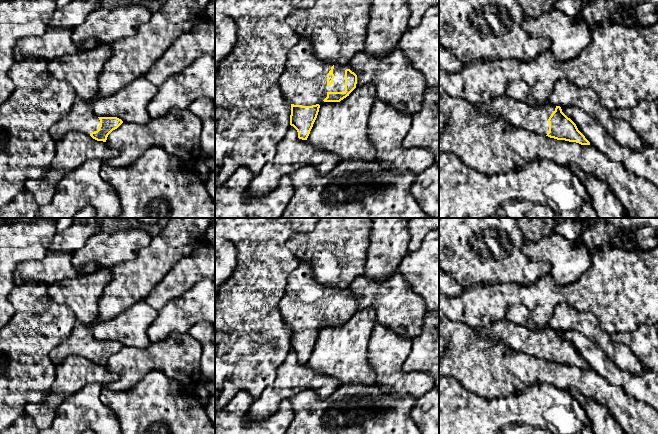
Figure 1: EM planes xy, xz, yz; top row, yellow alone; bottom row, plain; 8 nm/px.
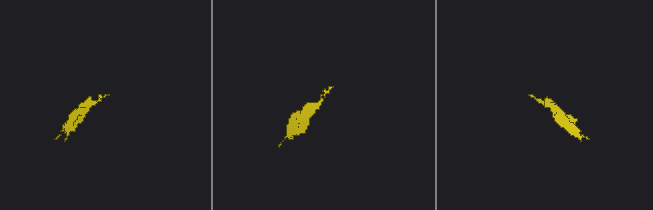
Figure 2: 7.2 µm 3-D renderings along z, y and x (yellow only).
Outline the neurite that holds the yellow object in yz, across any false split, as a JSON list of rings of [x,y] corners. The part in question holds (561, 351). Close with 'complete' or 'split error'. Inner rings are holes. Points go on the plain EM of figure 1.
[[[507,320],[497,321],[479,330],[481,336],[504,343],[510,349],[557,364],[590,369],[560,330],[550,327],[530,330]]]; split error

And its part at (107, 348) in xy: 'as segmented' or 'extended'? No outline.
extended

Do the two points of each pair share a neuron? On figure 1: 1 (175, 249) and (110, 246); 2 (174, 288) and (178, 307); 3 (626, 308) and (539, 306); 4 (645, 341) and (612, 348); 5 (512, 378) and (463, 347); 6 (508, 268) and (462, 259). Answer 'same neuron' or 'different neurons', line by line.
1: different neurons
2: different neurons
3: same neuron
4: different neurons
5: same neuron
6: same neuron

